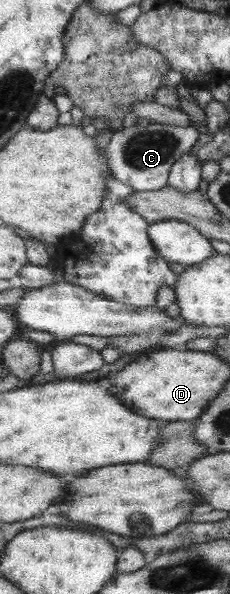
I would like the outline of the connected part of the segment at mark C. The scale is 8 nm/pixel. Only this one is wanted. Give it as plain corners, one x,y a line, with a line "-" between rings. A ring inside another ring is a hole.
155,123
141,127
135,124
114,134
106,151
107,162
114,176
131,185
135,192
159,191
169,186
172,167
197,145
199,138
200,131
191,125
175,127

